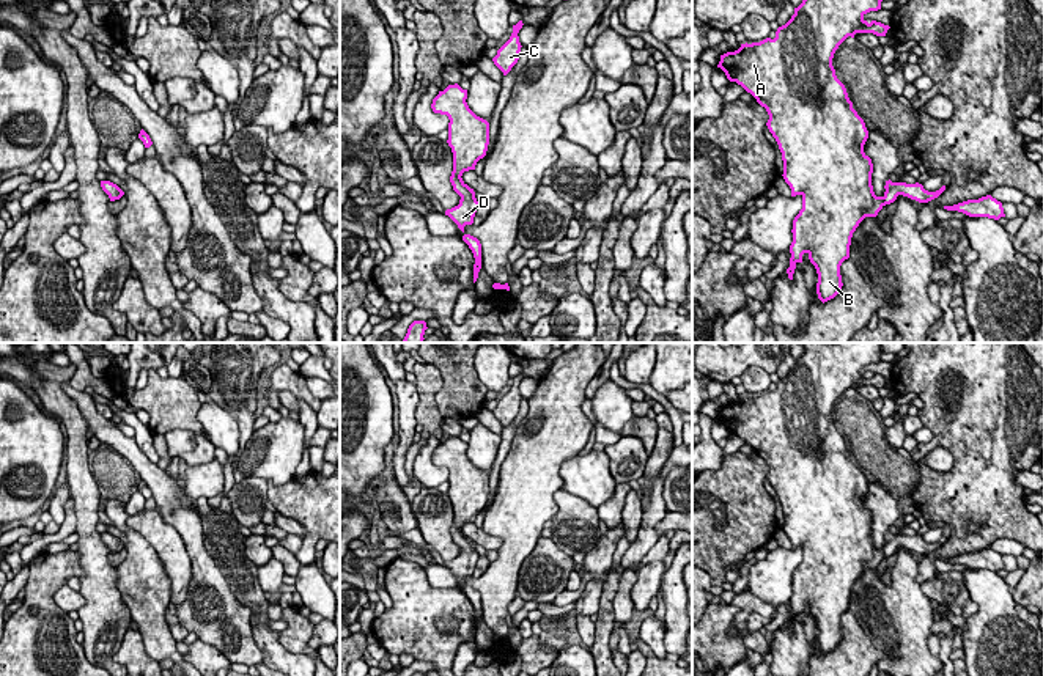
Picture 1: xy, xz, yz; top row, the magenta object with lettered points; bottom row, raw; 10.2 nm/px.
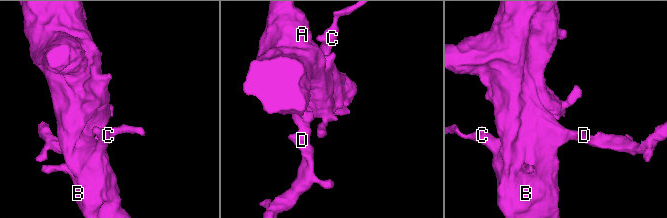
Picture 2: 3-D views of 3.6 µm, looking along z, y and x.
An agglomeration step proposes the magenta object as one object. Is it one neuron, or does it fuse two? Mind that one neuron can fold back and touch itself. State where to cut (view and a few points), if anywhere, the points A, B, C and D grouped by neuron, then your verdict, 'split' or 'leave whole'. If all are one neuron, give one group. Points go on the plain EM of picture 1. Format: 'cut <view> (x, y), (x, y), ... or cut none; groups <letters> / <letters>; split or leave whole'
cut none; groups A B C D; leave whole

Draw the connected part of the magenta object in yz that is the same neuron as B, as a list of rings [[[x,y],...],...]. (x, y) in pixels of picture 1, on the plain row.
[[[799,343],[804,347],[802,355],[794,360],[791,371],[777,380],[776,390],[766,390],[760,395],[741,396],[735,404],[721,407],[717,420],[721,420],[730,434],[736,434],[747,445],[750,445],[757,454],[766,461],[769,472],[766,475],[769,484],[776,490],[783,513],[783,531],[791,541],[791,549],[802,549],[802,561],[793,572],[793,594],[790,597],[790,619],[787,621],[788,630],[793,632],[793,626],[798,615],[802,615],[802,607],[807,605],[810,615],[818,626],[816,646],[824,656],[834,651],[842,641],[840,618],[850,610],[851,590],[859,575],[865,569],[876,569],[878,564],[897,552],[898,547],[908,549],[919,555],[928,555],[938,550],[944,542],[942,538],[936,544],[928,544],[922,536],[906,536],[886,533],[886,544],[883,549],[876,549],[872,538],[873,516],[864,505],[864,497],[868,490],[868,483],[864,472],[853,461],[853,454],[848,450],[845,437],[837,431],[832,418],[832,410],[838,398],[848,390],[854,390],[856,385],[873,385],[876,388],[886,388],[889,377],[872,373],[870,376],[864,368],[870,363],[881,362],[879,343]]]

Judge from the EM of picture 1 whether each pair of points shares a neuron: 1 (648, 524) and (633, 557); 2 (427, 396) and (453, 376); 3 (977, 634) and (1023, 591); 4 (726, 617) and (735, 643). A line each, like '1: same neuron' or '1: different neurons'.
1: same neuron
2: different neurons
3: different neurons
4: same neuron

